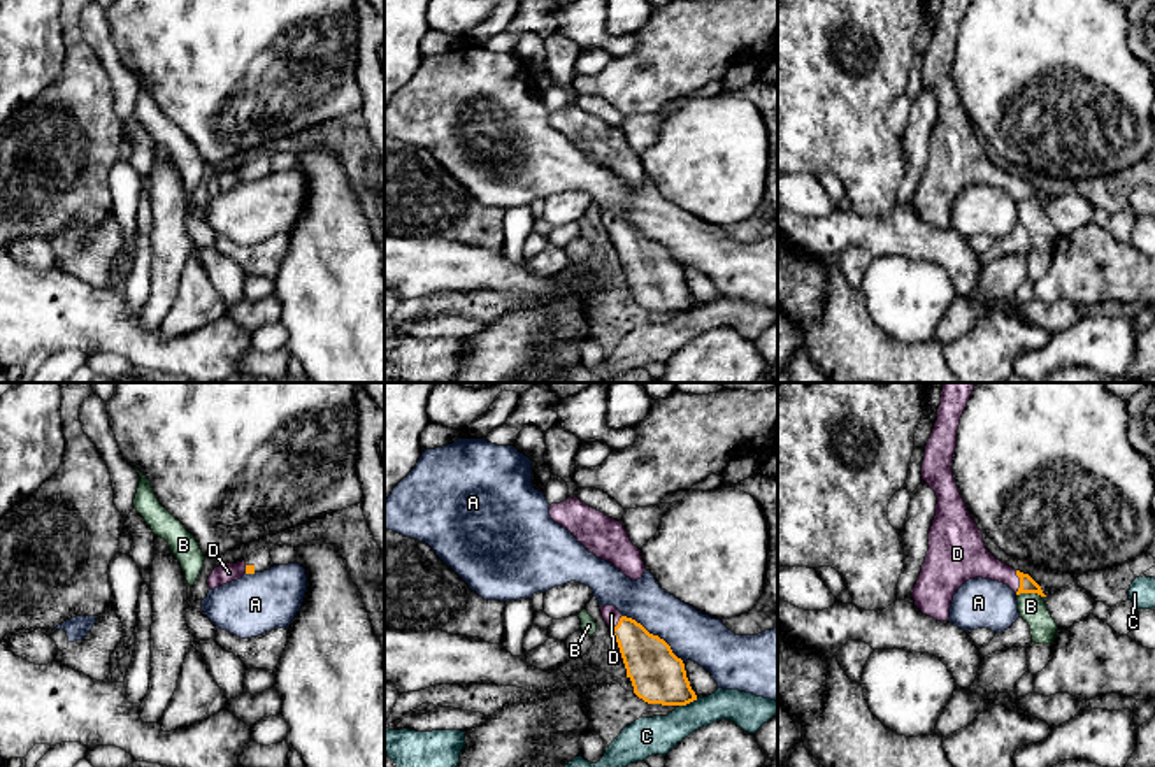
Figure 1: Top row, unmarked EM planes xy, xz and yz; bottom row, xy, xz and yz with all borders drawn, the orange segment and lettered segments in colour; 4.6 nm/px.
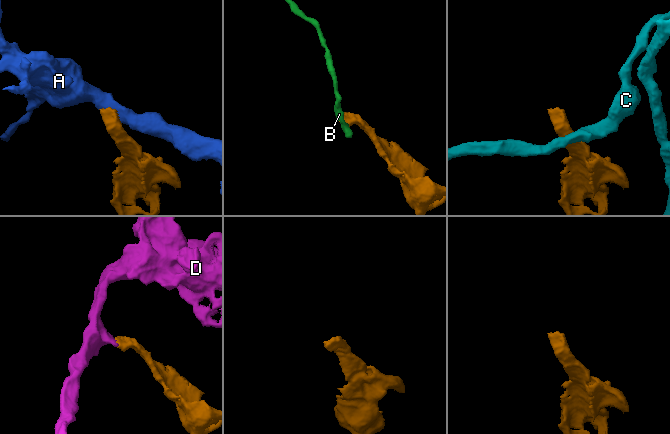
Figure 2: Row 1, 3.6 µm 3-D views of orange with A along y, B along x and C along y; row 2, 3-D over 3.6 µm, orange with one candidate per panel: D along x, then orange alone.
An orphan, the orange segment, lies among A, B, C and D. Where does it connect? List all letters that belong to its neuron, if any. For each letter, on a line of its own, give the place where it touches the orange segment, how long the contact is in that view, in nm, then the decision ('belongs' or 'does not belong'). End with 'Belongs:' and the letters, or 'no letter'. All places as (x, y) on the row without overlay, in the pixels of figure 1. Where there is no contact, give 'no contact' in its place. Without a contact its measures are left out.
A: contact xz (655, 243); length 360 nm; does not belong
B: contact yz (1031, 199); length 130 nm; does not belong
C: contact xz (688, 309); length 90 nm; does not belong
D: contact yz (1020, 188); length 100 nm; belongs
Belongs: D

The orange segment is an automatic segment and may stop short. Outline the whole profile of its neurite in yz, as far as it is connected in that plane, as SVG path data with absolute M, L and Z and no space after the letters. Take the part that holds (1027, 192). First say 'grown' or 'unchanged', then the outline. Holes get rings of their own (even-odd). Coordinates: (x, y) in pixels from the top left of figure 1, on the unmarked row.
grown; M941 0L937 26L925 53L922 86L936 98L936 123L929 137L929 158L922 179L911 197L915 212L937 228L948 228L950 214L957 197L969 186L983 184L1008 191L1016 202L1037 200L1046 204L1041 193L1029 183L997 167L983 149L981 137L971 125L967 112L953 86L951 72L957 54L960 25L972 0Z

